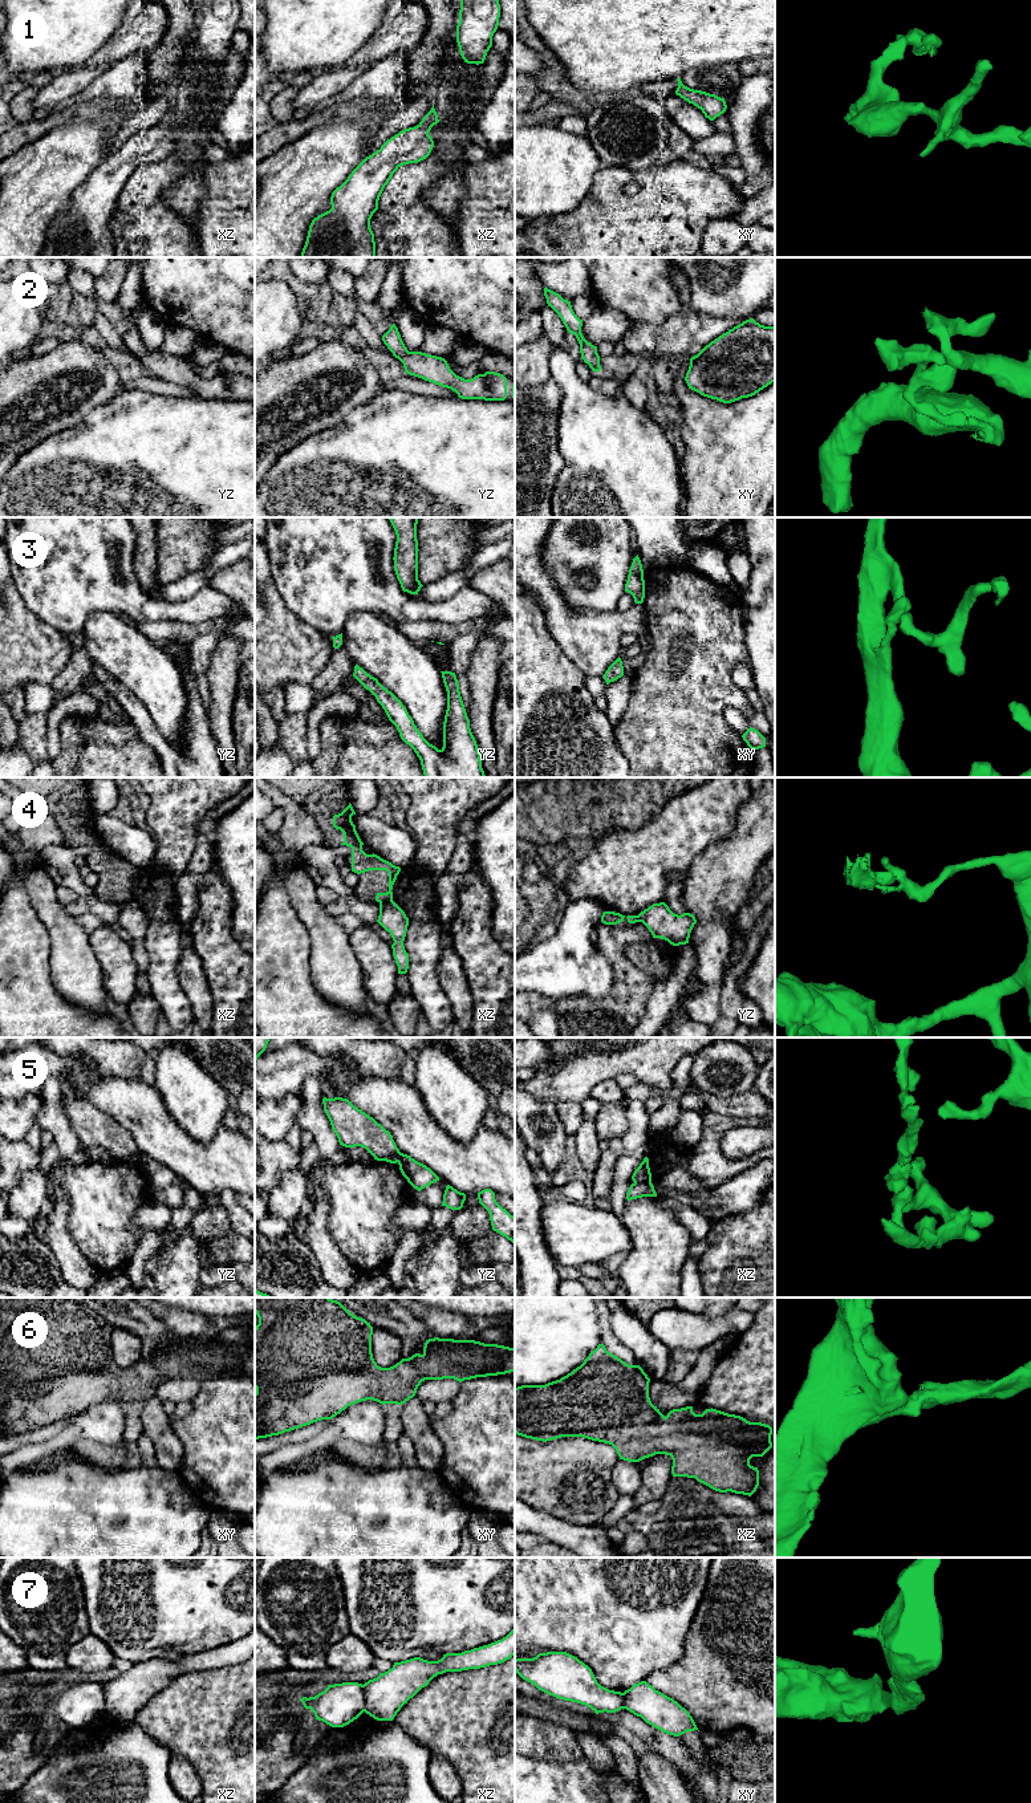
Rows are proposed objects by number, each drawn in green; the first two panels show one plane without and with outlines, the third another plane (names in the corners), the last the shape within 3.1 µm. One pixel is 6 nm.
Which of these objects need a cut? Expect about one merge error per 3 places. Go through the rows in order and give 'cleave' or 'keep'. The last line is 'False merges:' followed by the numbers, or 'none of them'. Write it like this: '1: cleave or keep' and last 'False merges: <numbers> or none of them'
1: keep
2: keep
3: keep
4: cleave
5: cleave
6: keep
7: cleave
False merges: 4, 5, 7

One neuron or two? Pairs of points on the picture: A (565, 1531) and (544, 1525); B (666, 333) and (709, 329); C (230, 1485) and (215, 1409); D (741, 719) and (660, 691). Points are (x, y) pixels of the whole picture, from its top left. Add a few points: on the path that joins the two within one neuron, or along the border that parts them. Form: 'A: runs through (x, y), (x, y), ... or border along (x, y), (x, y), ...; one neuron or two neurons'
A: runs through (560, 1531), (549, 1527); one neuron
B: runs through (677, 333), (698, 329); one neuron
C: runs through (230, 1466), (230, 1428); one neuron
D: border along (727, 706), (723, 711), (723, 719), (735, 731); two neurons

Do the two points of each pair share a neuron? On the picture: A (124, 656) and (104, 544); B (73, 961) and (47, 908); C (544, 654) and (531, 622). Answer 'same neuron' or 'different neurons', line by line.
A: different neurons
B: same neuron
C: same neuron

